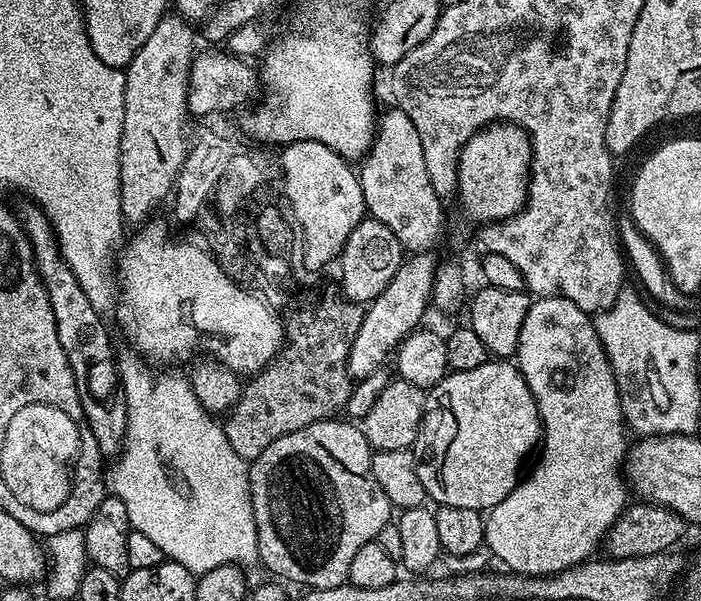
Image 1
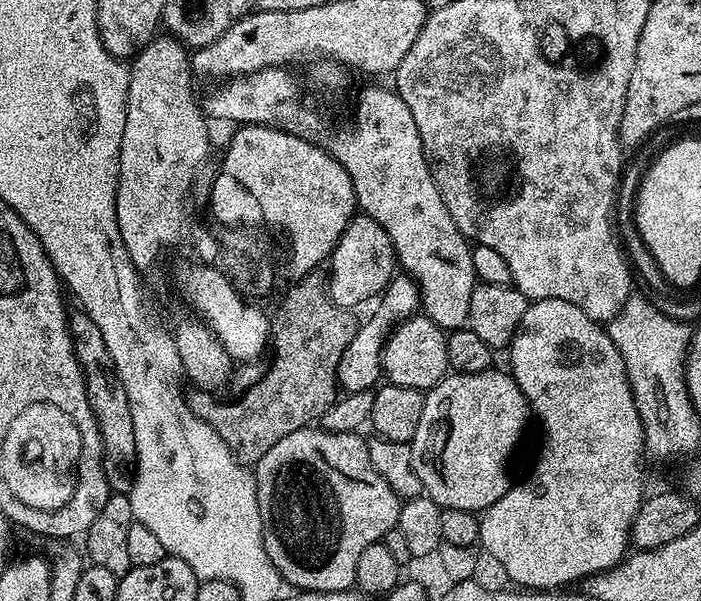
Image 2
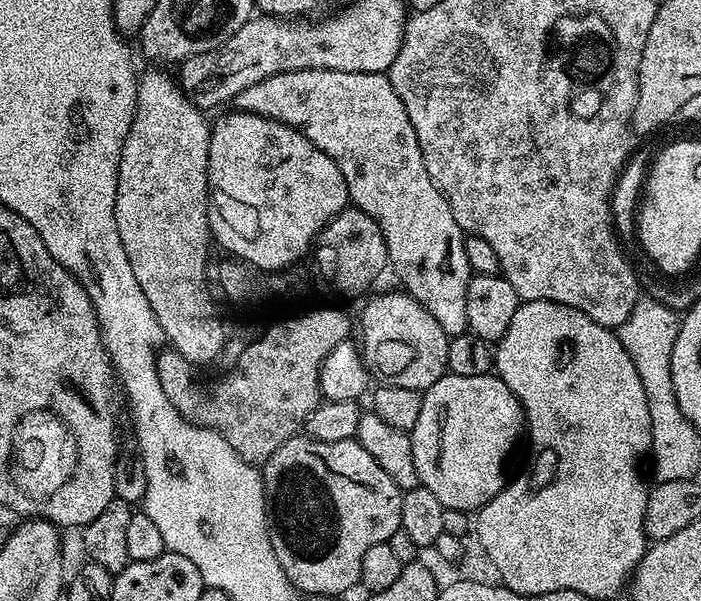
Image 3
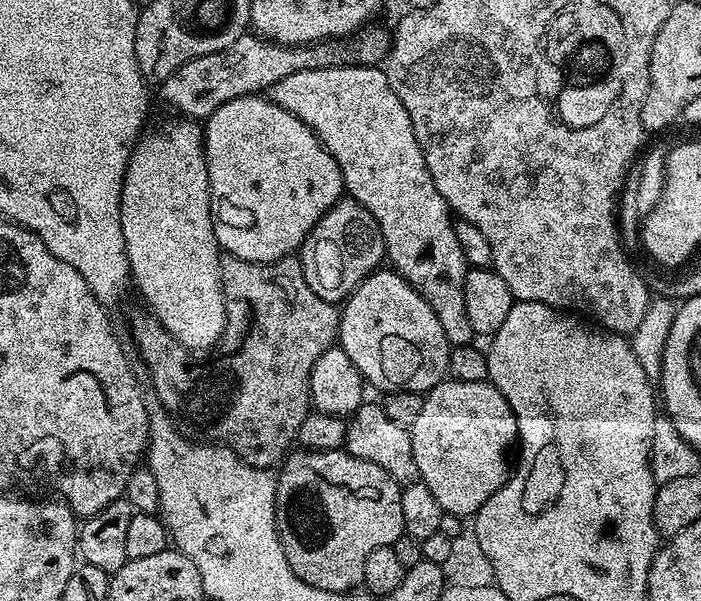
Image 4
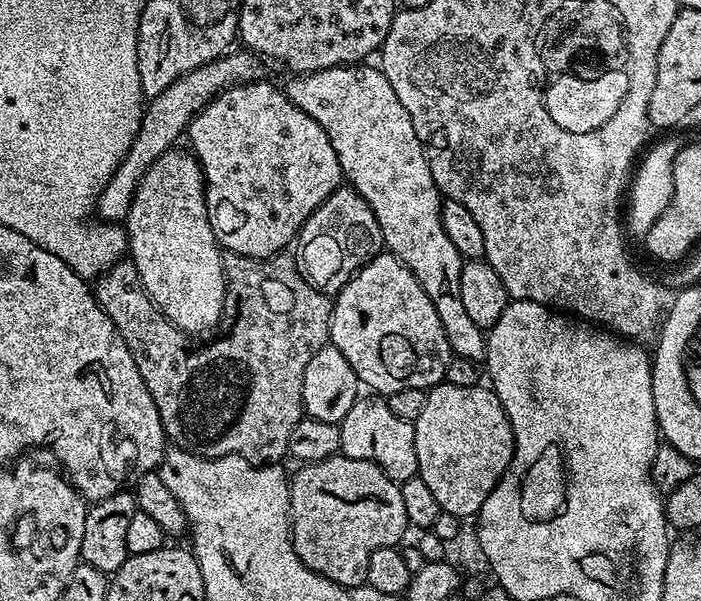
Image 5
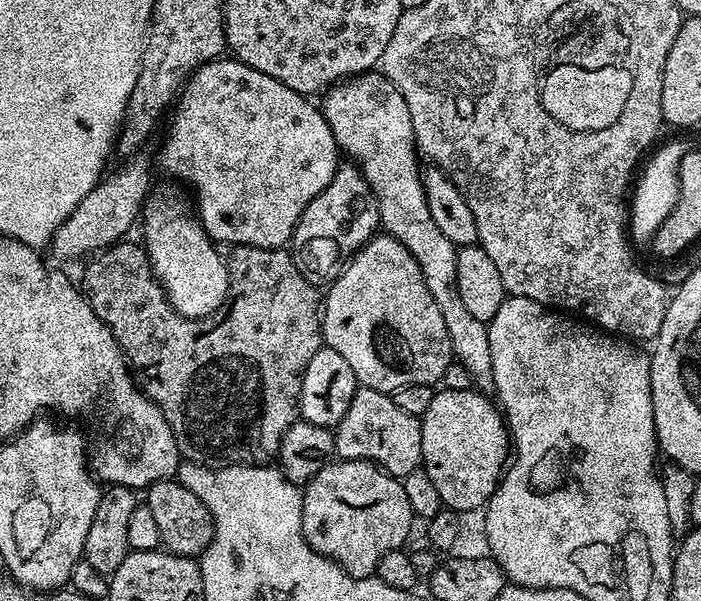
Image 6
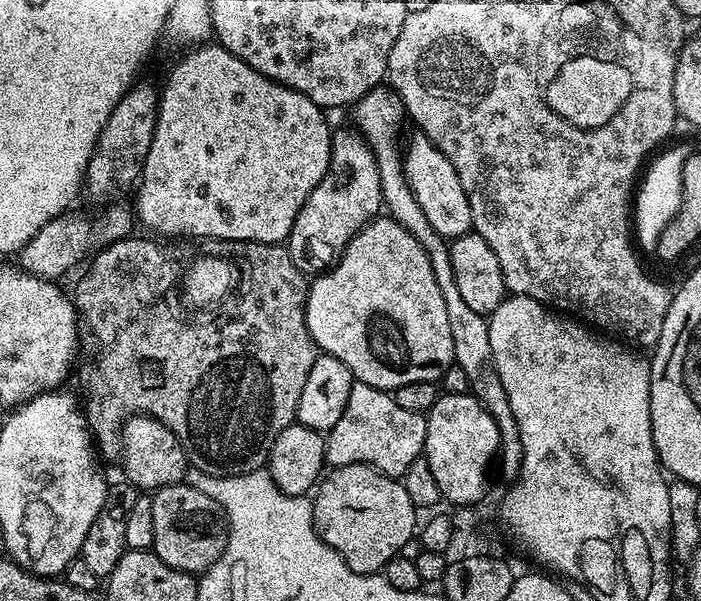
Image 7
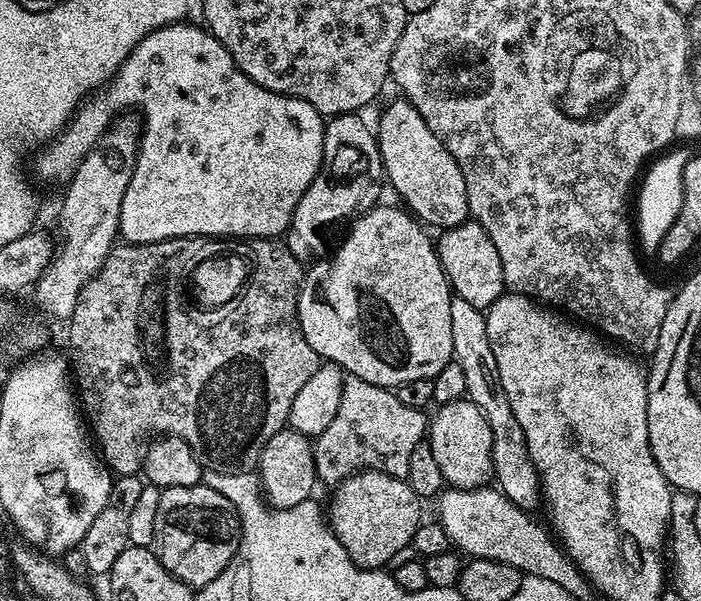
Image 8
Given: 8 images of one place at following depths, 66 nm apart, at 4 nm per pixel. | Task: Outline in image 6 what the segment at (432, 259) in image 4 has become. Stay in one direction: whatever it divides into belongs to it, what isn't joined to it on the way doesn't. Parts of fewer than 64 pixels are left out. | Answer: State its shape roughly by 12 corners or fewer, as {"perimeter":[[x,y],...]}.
{"perimeter":[[373,70],[331,85],[337,149],[418,262],[455,363],[494,389],[488,325],[426,206],[406,98]]}

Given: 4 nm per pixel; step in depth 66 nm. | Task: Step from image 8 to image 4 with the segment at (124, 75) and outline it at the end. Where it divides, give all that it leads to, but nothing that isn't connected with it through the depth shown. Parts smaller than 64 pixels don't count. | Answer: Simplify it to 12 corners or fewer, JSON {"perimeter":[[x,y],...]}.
{"perimeter":[[267,95],[208,117],[219,241],[269,264],[345,195],[306,122]]}

